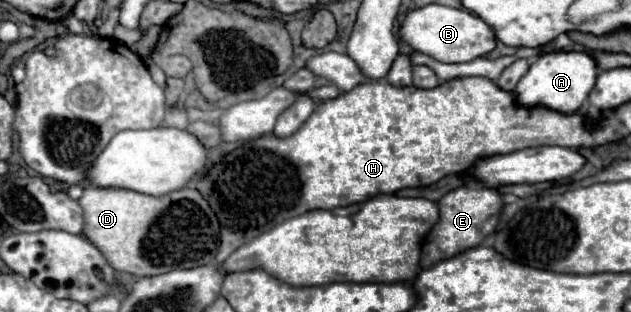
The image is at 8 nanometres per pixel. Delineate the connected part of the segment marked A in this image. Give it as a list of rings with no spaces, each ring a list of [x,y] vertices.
[[[548,52],[542,54],[528,70],[528,74],[518,82],[514,94],[516,100],[524,106],[542,104],[552,110],[572,114],[578,112],[578,108],[584,104],[584,100],[590,94],[590,88],[594,88],[594,80],[598,76],[598,62],[588,52]]]

